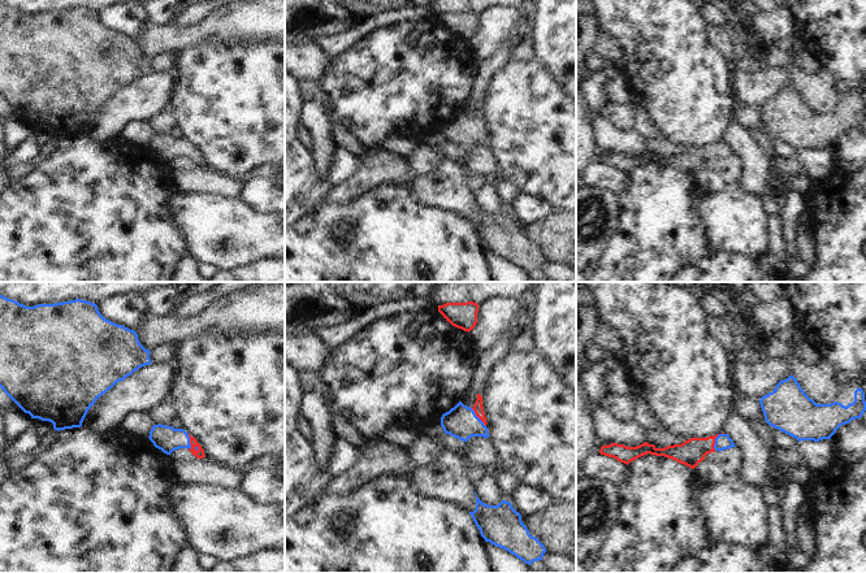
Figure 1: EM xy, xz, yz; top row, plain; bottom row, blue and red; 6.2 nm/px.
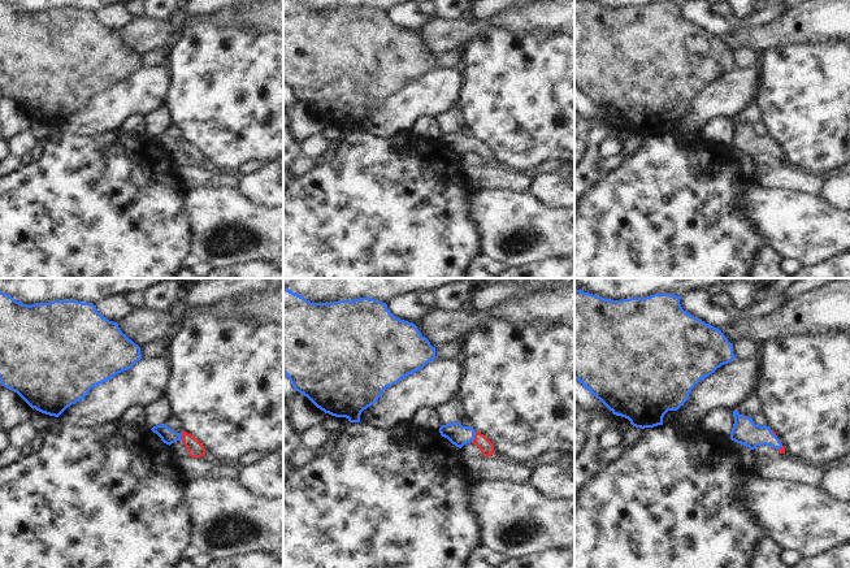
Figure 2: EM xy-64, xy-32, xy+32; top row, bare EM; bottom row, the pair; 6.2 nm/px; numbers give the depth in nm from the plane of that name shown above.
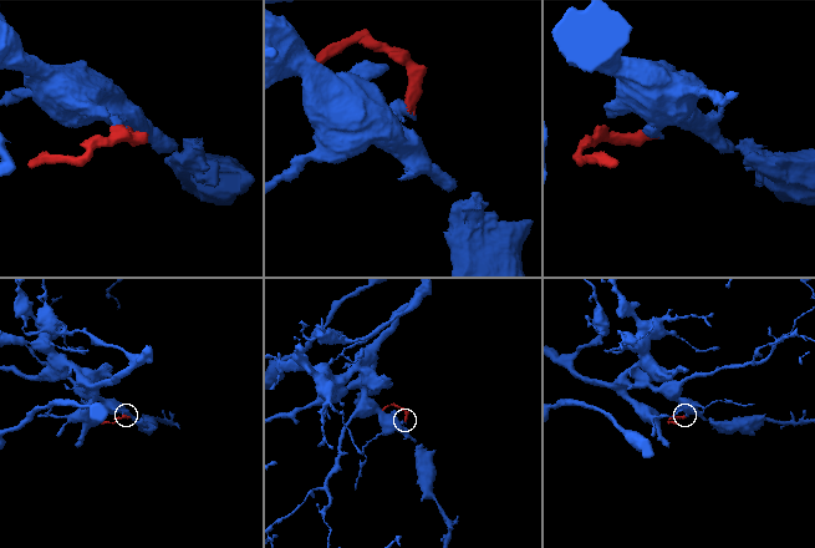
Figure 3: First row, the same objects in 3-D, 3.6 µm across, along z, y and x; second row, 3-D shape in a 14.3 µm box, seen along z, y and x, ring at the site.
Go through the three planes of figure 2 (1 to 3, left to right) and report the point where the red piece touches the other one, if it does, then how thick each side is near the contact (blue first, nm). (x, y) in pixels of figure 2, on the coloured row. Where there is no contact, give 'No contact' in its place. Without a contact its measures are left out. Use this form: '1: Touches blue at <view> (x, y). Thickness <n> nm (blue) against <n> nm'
1: Touches blue at xy-64 (180, 437). Thickness 90 nm (blue) against 100 nm
2: Touches blue at xy-32 (473, 437). Thickness 130 nm (blue) against 90 nm
3: Touches blue at xy+32 (772, 433). Thickness 160 nm (blue) against 20 nm

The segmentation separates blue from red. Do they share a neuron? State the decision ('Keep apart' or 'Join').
Join

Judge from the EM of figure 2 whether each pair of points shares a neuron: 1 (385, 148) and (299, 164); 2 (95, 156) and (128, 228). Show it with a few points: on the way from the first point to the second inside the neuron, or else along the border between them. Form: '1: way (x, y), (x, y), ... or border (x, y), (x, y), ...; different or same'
1: border (319, 161), (313, 168), (296, 177); different
2: way (95, 174), (96, 196), (109, 209); same

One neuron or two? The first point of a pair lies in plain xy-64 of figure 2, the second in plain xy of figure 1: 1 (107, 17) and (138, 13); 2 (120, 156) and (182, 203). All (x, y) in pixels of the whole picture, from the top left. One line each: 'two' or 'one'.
1: two
2: two

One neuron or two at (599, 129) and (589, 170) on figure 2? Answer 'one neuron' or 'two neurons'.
one neuron

